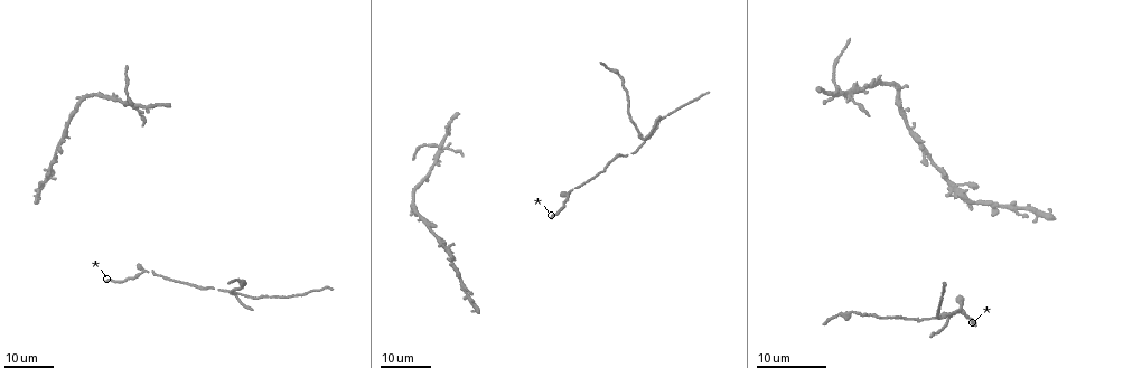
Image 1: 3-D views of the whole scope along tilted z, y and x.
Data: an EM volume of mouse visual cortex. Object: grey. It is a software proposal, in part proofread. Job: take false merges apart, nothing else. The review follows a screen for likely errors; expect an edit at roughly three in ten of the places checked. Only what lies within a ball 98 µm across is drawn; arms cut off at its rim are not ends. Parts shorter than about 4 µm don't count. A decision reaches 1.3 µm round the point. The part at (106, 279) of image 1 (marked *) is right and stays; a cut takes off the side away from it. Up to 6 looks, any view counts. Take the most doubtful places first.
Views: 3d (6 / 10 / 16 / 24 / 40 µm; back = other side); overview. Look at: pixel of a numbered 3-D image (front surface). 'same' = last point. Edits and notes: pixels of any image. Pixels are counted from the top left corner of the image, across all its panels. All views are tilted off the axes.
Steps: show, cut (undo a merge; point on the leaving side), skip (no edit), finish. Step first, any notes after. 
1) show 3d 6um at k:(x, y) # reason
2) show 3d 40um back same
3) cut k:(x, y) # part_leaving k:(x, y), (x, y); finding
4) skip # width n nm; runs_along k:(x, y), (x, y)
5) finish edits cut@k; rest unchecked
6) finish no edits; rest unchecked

show 3d 24um at 1:(644, 137) # four arms meet

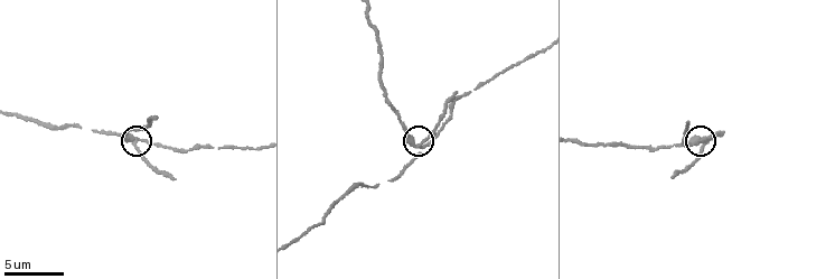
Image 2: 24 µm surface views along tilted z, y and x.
show 3d 6um at 2:(136, 140) # zoom in

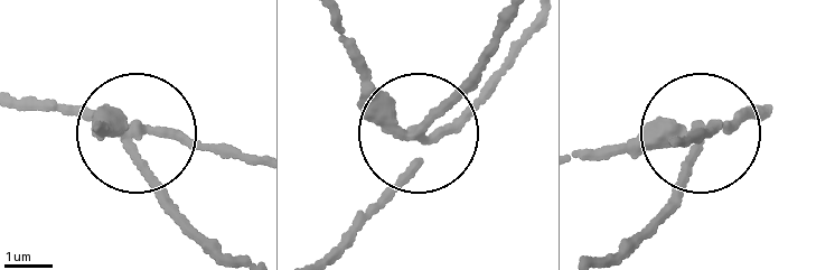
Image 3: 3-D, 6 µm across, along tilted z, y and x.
cut 3:(382, 91) # side_arm 22 um; arms 4; two cells meet here

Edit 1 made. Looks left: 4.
show 3d 24um at 1:(132, 106) # four arms meet

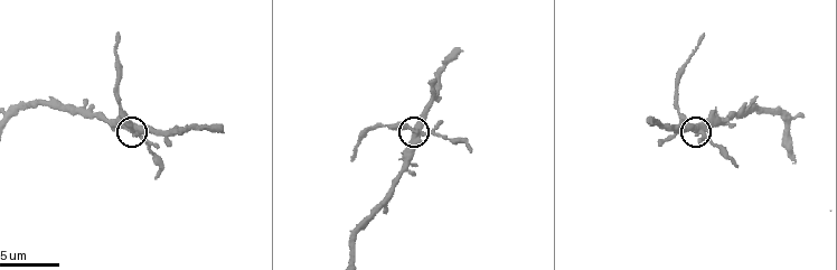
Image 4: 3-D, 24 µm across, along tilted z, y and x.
show 3d 6um at 4:(415, 128)

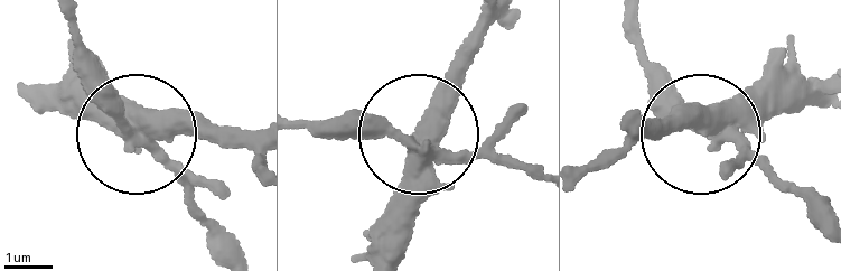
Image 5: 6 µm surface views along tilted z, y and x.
cut 5:(194, 178) # side_arm 9 um; part_leaving 5:(137, 137), (76, 16); a second cell is stuck on

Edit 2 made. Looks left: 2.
show 3d 16um at 1:(960, 192) # four or more arms meet

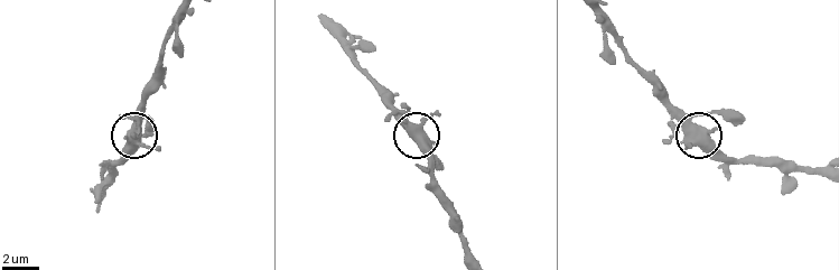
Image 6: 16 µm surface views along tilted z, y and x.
show 3d 10um at 6:(697, 129) # zoom in

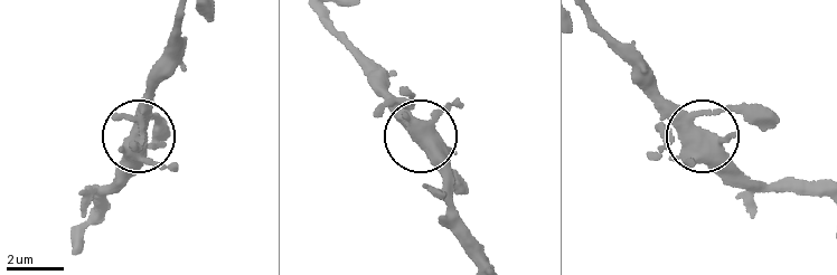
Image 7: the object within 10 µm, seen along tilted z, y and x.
skip # continuous, no second cell

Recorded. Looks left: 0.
finish edits cut@3, cut@5; rest unchecked

